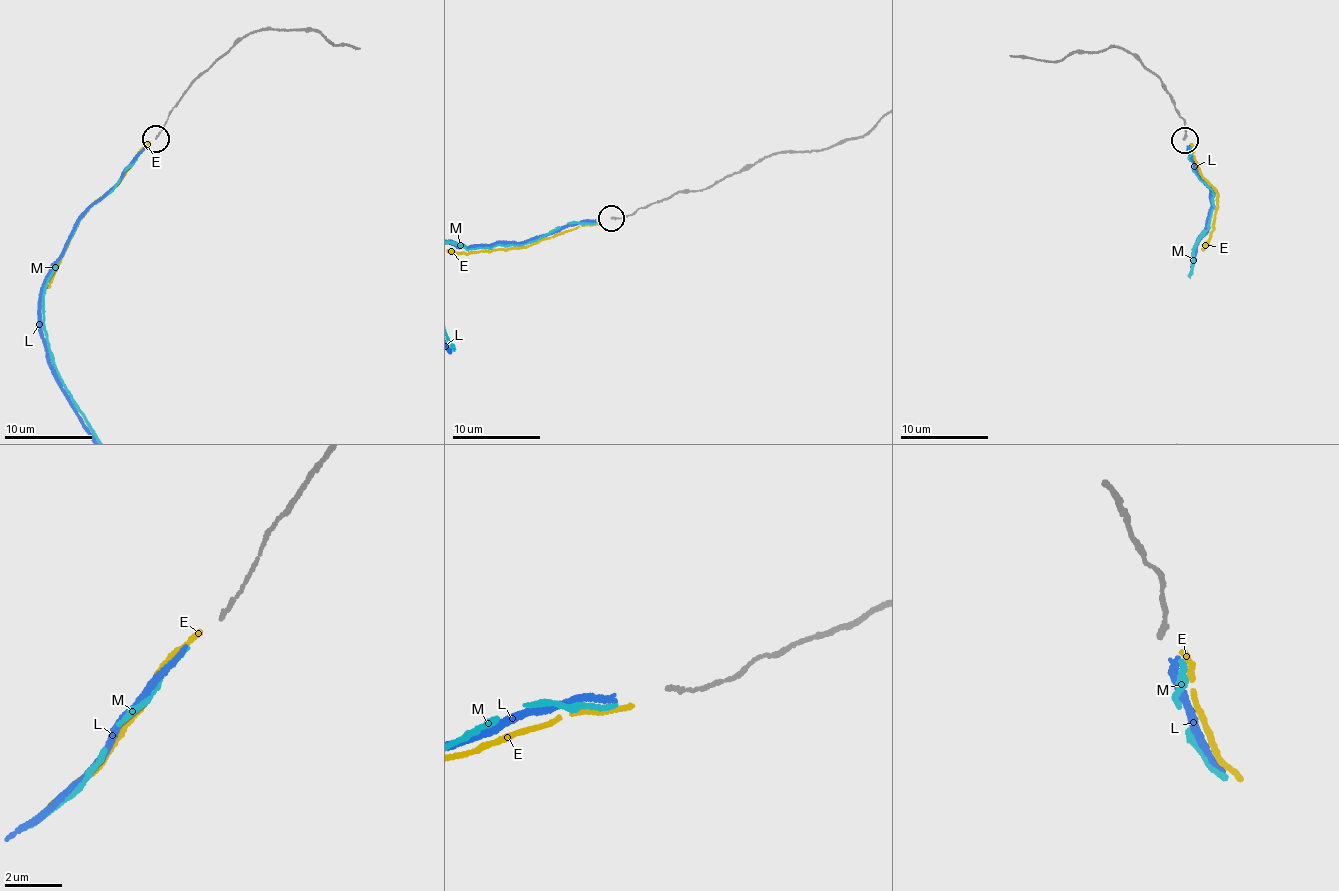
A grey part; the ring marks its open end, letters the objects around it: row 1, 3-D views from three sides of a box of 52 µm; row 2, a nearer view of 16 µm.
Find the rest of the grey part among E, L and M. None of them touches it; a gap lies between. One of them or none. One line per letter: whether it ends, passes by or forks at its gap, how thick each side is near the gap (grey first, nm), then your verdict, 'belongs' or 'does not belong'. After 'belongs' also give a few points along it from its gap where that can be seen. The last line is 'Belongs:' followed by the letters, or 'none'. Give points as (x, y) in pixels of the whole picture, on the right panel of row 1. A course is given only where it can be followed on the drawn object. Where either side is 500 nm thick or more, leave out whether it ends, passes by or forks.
E: it ends there; 150 nm thick on the grey side, 140 nm on the other; belongs; it runs (1189, 143), (1200, 176), (1218, 195), (1211, 239), (1201, 250)
L: it ends there; 150 nm thick on the grey side, 170 nm on the other; does not belong
M: it ends there; 150 nm thick on the grey side, 160 nm on the other; does not belong
Belongs: E

